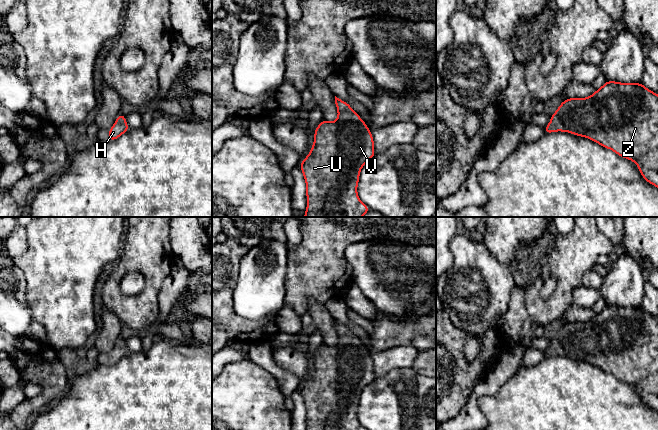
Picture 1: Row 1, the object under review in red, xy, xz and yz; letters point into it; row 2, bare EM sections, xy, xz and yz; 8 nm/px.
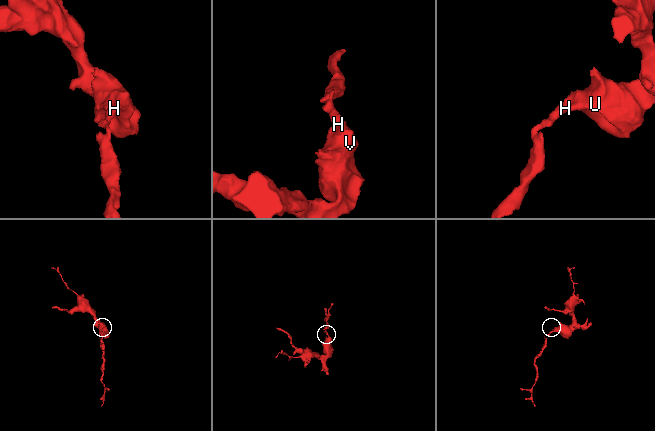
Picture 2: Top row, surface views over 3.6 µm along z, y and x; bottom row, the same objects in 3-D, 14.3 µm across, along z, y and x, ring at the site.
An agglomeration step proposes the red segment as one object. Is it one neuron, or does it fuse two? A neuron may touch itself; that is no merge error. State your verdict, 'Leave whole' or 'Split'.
Leave whole

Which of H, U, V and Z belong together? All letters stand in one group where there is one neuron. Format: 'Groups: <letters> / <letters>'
Groups: H U V Z

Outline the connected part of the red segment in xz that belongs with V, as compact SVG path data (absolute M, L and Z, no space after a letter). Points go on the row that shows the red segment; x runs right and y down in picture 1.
M335 96L338 117L335 122L323 119L314 131L314 144L310 153L300 163L300 169L306 182L307 207L303 217L362 217L371 209L360 201L357 187L360 171L365 163L376 154L371 131L361 117L345 101Z

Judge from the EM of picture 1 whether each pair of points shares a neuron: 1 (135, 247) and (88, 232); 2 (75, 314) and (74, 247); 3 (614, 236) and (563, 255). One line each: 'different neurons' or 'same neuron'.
1: different neurons
2: same neuron
3: different neurons

